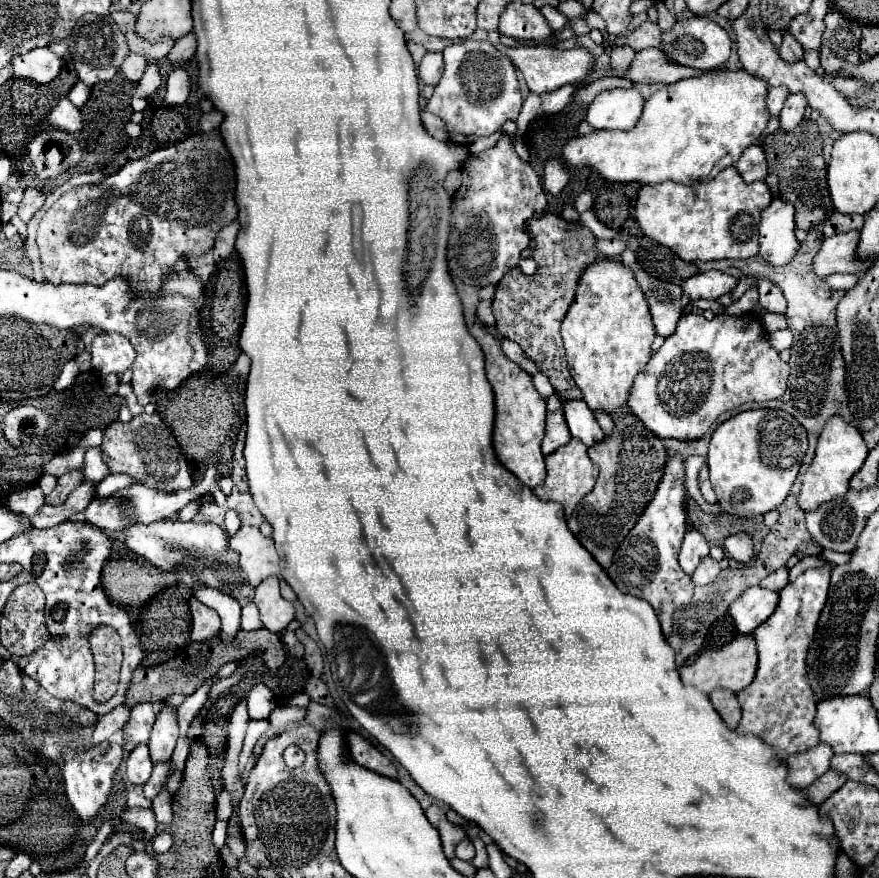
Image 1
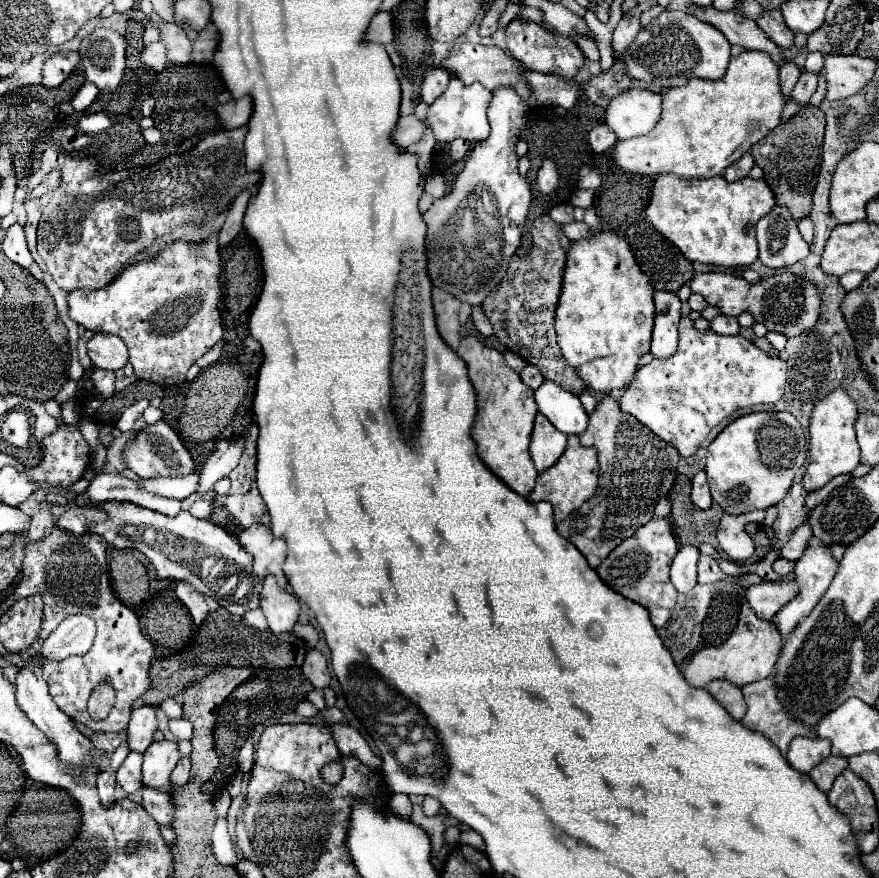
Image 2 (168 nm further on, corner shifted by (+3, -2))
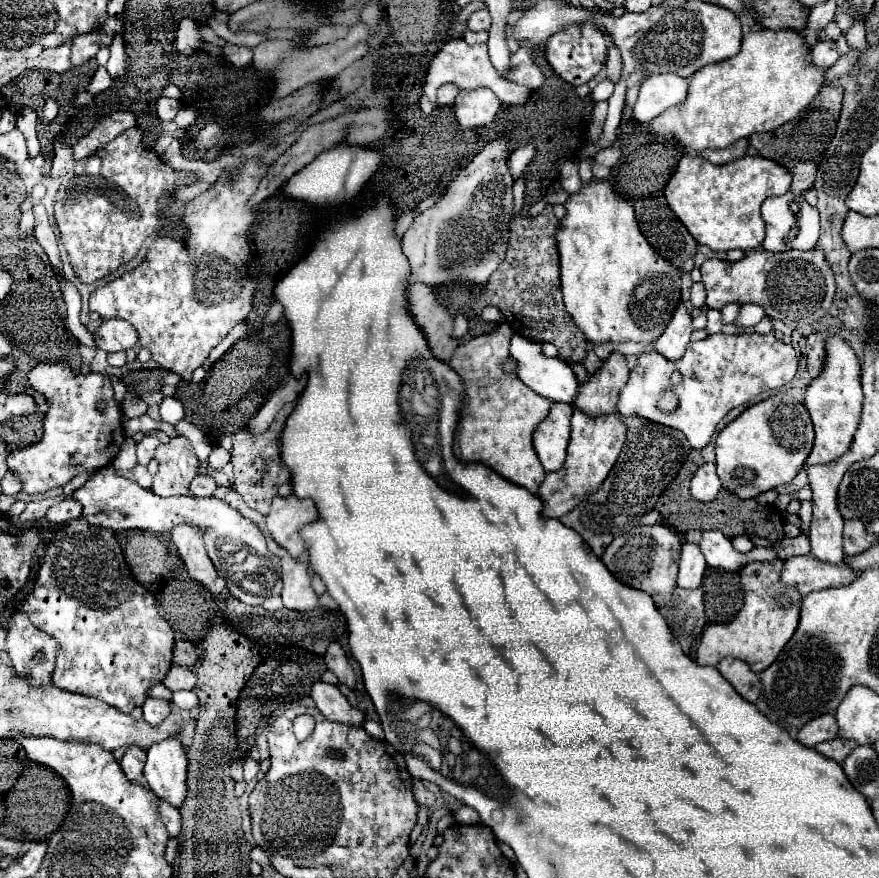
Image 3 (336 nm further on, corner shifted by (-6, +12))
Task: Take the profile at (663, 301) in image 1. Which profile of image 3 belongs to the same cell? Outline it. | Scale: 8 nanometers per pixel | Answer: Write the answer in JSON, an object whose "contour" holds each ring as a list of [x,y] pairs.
{"contour":[[[680,302],[674,310],[672,322],[664,330],[664,334],[654,342],[654,350],[664,354],[668,360],[678,360],[684,356],[686,344],[690,342],[692,334],[692,316],[686,310],[686,304]]]}

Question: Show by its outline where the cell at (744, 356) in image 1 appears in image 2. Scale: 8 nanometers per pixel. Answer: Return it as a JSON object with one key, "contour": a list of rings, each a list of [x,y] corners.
{"contour":[[[681,318],[679,322],[679,348],[675,356],[669,360],[653,360],[651,364],[639,368],[635,372],[633,382],[627,386],[619,406],[625,414],[637,418],[643,426],[655,432],[665,442],[673,444],[683,458],[693,456],[703,440],[709,436],[711,428],[717,426],[723,418],[731,416],[739,408],[755,406],[755,404],[775,404],[783,398],[783,388],[787,380],[787,362],[779,356],[769,356],[761,352],[753,342],[743,336],[719,336],[711,330],[697,332],[693,330],[693,322],[689,318]]]}

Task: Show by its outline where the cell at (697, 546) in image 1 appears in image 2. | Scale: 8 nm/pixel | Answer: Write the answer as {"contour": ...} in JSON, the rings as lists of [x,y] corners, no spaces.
{"contour":[[[681,546],[671,564],[671,582],[679,594],[687,594],[697,584],[699,550],[695,546]]]}

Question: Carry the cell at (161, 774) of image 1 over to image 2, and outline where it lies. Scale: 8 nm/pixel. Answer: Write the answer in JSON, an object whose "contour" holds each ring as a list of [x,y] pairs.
{"contour":[[[143,788],[143,808],[153,816],[159,826],[169,826],[175,814],[171,796],[155,788]]]}

